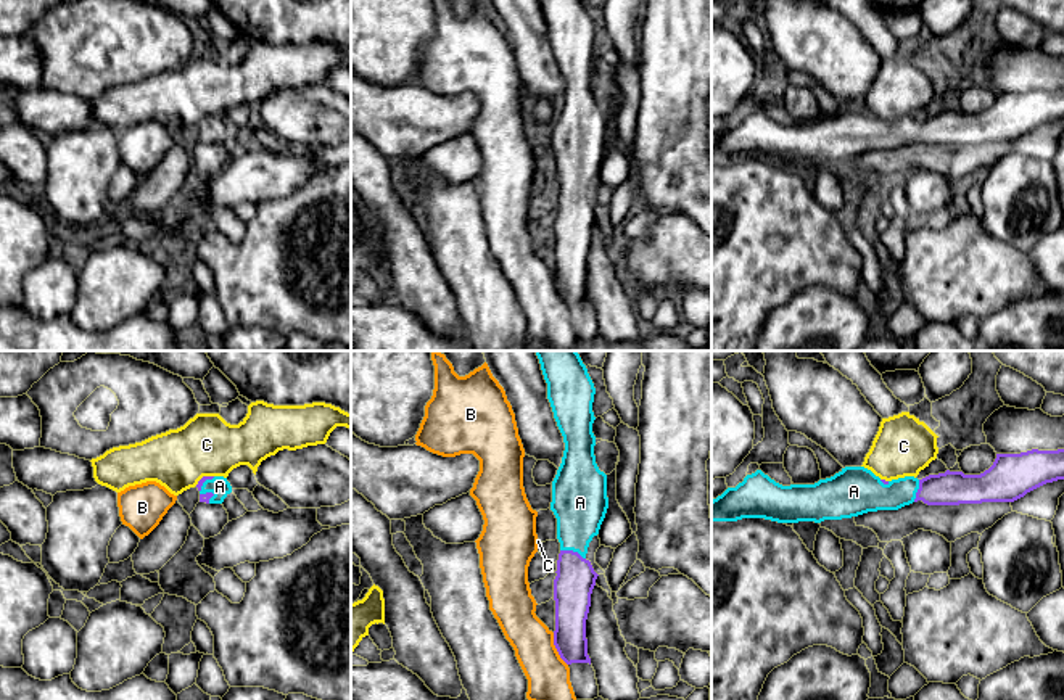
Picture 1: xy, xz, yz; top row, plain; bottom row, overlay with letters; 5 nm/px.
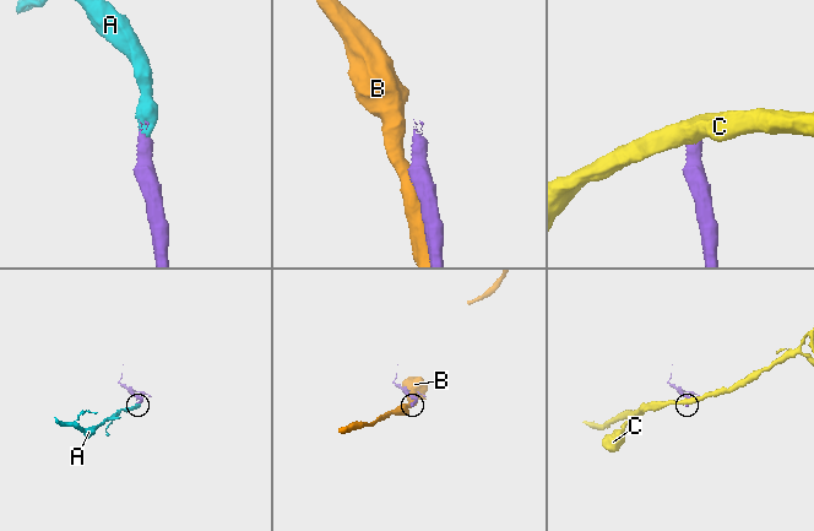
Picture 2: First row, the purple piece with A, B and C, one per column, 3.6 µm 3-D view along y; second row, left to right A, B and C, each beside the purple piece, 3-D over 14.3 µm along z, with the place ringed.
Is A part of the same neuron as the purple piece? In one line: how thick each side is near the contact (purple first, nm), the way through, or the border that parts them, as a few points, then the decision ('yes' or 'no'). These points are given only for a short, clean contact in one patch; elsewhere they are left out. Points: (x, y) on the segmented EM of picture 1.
200 nm thick on the purple side, 280 nm on the other; runs through xz (575, 580), (573, 552), (573, 533), (580, 504); yes

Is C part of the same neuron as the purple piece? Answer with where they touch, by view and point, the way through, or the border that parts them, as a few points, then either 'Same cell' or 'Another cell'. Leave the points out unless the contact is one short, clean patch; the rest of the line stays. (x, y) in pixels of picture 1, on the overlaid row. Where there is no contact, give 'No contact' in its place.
Touches purple at xy (203, 477). Boundary: xy (213, 475), (205, 475), (195, 485). Another cell

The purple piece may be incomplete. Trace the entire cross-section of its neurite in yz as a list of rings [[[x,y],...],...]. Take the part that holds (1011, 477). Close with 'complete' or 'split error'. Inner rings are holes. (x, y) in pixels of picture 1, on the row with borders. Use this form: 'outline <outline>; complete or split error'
outline [[[1064,449],[996,454],[993,465],[980,475],[946,470],[922,480],[885,481],[864,467],[845,467],[814,484],[782,486],[757,470],[711,500],[711,521],[821,523],[898,510],[918,500],[927,505],[1014,502],[1058,480],[1064,480]]]; split error

